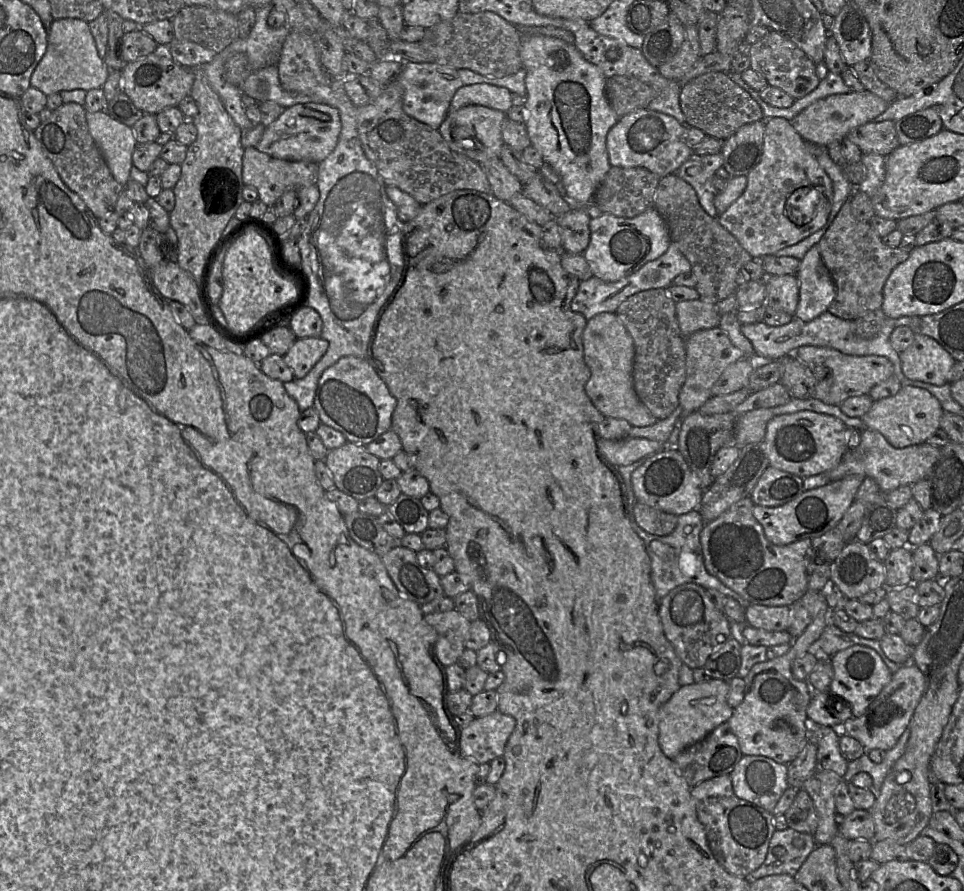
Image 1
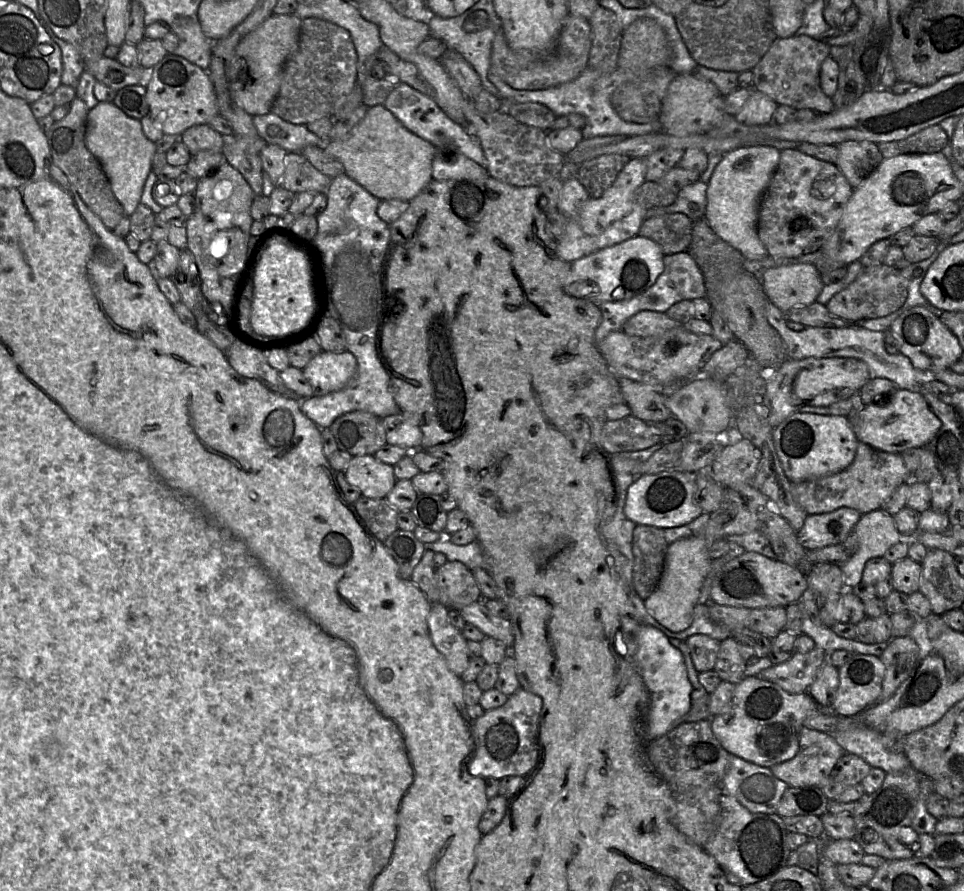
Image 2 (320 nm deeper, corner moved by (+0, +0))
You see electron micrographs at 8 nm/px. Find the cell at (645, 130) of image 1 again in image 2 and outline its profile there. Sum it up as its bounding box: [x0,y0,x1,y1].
[556,158,651,263]

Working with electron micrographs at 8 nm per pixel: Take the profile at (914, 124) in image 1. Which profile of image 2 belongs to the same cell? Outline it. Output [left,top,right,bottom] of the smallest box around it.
[880,124,947,158]

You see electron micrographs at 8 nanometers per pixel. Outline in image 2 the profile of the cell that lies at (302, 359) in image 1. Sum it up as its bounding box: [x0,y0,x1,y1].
[303,351,357,396]

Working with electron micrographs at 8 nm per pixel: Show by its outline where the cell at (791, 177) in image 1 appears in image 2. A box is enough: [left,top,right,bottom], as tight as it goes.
[757,147,853,259]

